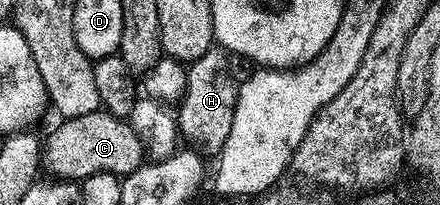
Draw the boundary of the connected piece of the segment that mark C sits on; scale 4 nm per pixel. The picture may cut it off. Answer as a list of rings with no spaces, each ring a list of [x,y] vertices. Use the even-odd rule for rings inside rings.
[[[98,111],[60,123],[62,125],[43,141],[43,165],[53,172],[50,174],[54,178],[80,183],[96,173],[124,175],[138,169],[146,160],[145,147],[128,120]]]

